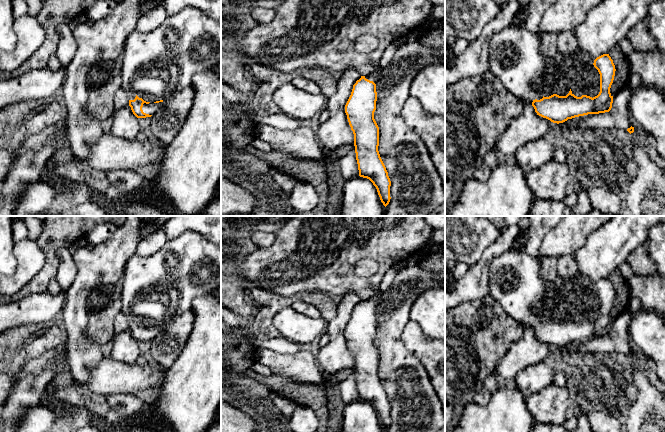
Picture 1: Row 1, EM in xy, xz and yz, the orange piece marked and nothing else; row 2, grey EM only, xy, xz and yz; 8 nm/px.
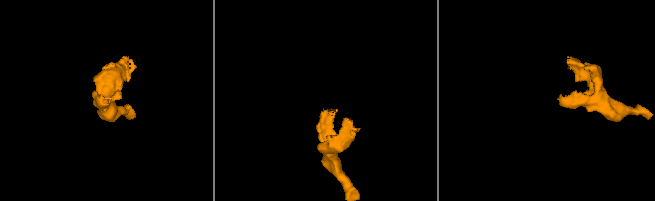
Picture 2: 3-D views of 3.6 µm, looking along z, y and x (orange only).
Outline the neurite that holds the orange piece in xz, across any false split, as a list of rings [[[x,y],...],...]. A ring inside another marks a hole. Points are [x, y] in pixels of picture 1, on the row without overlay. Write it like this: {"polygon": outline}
{"polygon": [[[376,293],[372,298],[361,300],[356,305],[345,329],[345,337],[354,358],[359,400],[373,407],[386,431],[391,423],[391,405],[378,375],[379,351],[374,343],[376,309],[380,301],[381,293]]]}

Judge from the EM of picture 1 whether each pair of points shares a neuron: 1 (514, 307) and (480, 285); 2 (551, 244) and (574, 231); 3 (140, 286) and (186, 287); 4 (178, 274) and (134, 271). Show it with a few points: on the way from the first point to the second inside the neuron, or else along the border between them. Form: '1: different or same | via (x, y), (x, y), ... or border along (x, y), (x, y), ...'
1: different | border along (489, 267), (490, 293)
2: same | via (557, 242), (568, 236)
3: same | via (151, 279), (175, 279)
4: same | via (167, 274), (145, 273)

